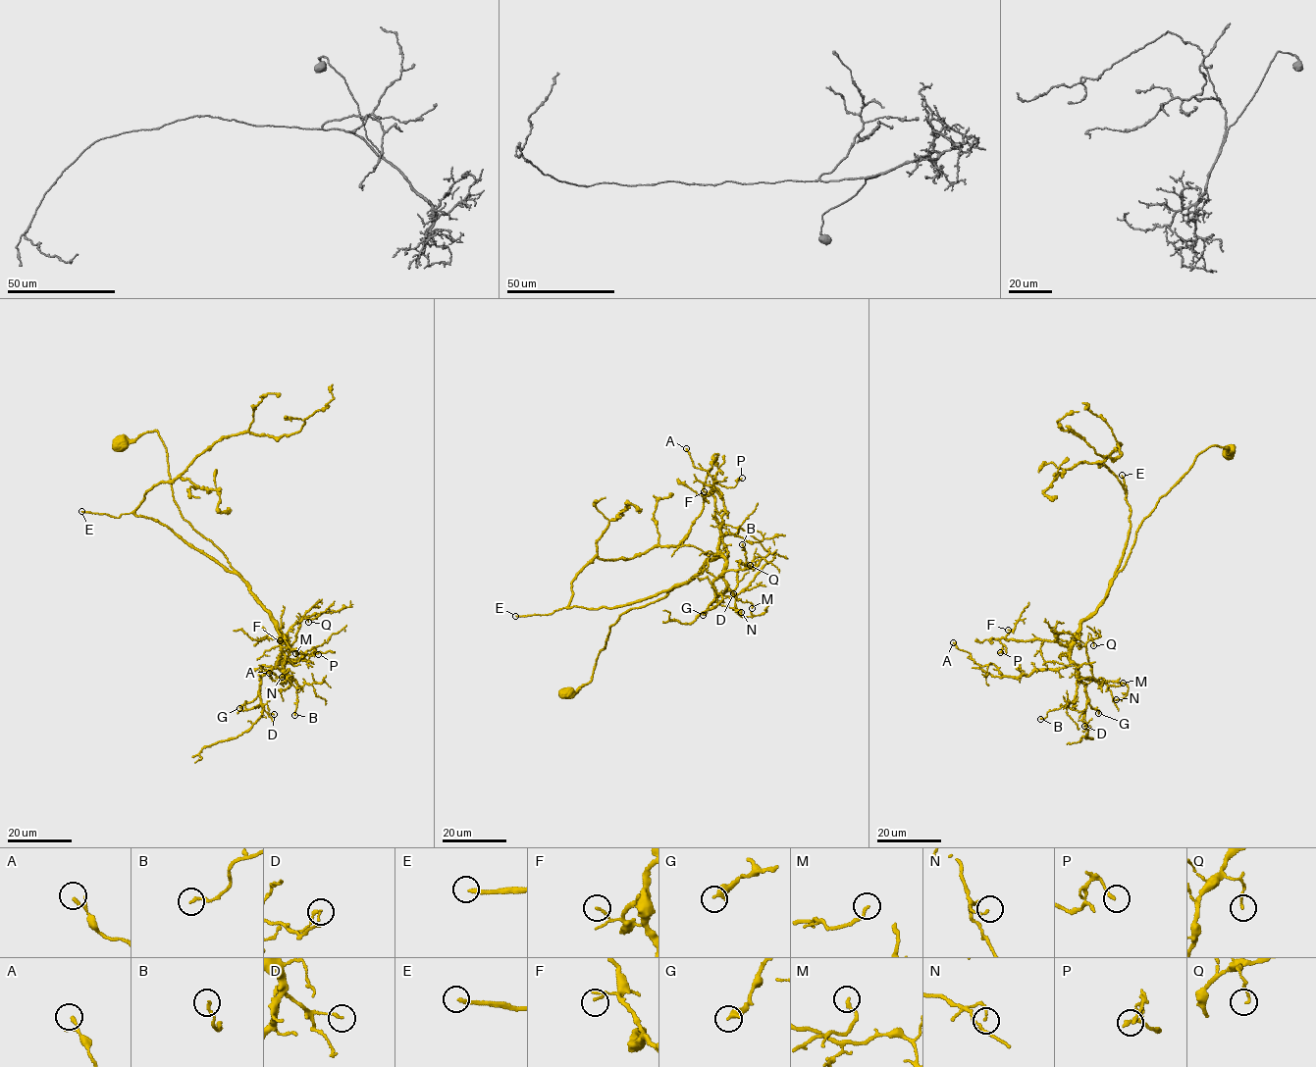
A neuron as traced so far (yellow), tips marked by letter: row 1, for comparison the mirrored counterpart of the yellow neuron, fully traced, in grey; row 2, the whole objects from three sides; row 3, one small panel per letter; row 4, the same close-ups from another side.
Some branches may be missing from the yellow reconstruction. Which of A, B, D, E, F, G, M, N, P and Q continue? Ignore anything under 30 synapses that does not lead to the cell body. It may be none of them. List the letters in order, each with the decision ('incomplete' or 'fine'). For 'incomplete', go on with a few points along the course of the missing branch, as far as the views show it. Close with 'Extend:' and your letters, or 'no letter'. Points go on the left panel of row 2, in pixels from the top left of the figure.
A: fine
B: fine
D: fine
E: incomplete
F: fine
G: fine
M: fine
N: fine
P: fine
Q: fine
Extend: E

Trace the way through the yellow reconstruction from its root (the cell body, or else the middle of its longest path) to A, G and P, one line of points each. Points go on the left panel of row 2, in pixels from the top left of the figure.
A: (122, 445), (158, 432), (182, 516), (224, 554), (275, 625), (291, 685), (269, 673)
G: (122, 445), (157, 431), (182, 516), (224, 554), (280, 634), (278, 663), (261, 677), (259, 694), (239, 708)
P: (122, 445), (157, 431), (182, 516), (224, 554), (270, 613), (279, 639), (286, 635), (293, 650), (318, 654)

